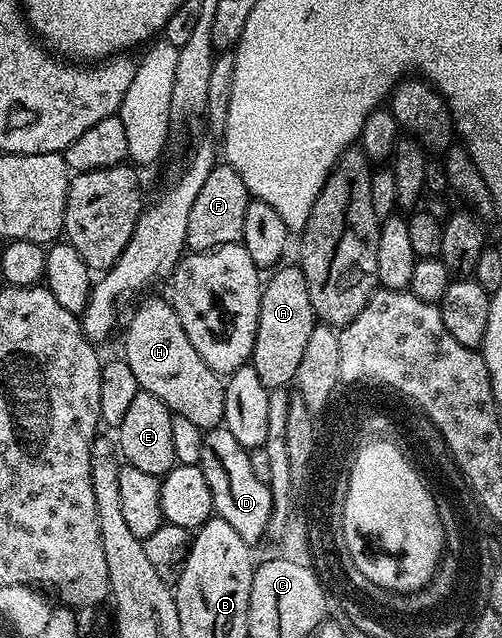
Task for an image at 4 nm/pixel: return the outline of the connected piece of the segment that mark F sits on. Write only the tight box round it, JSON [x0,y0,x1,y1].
[186,163,251,253]

